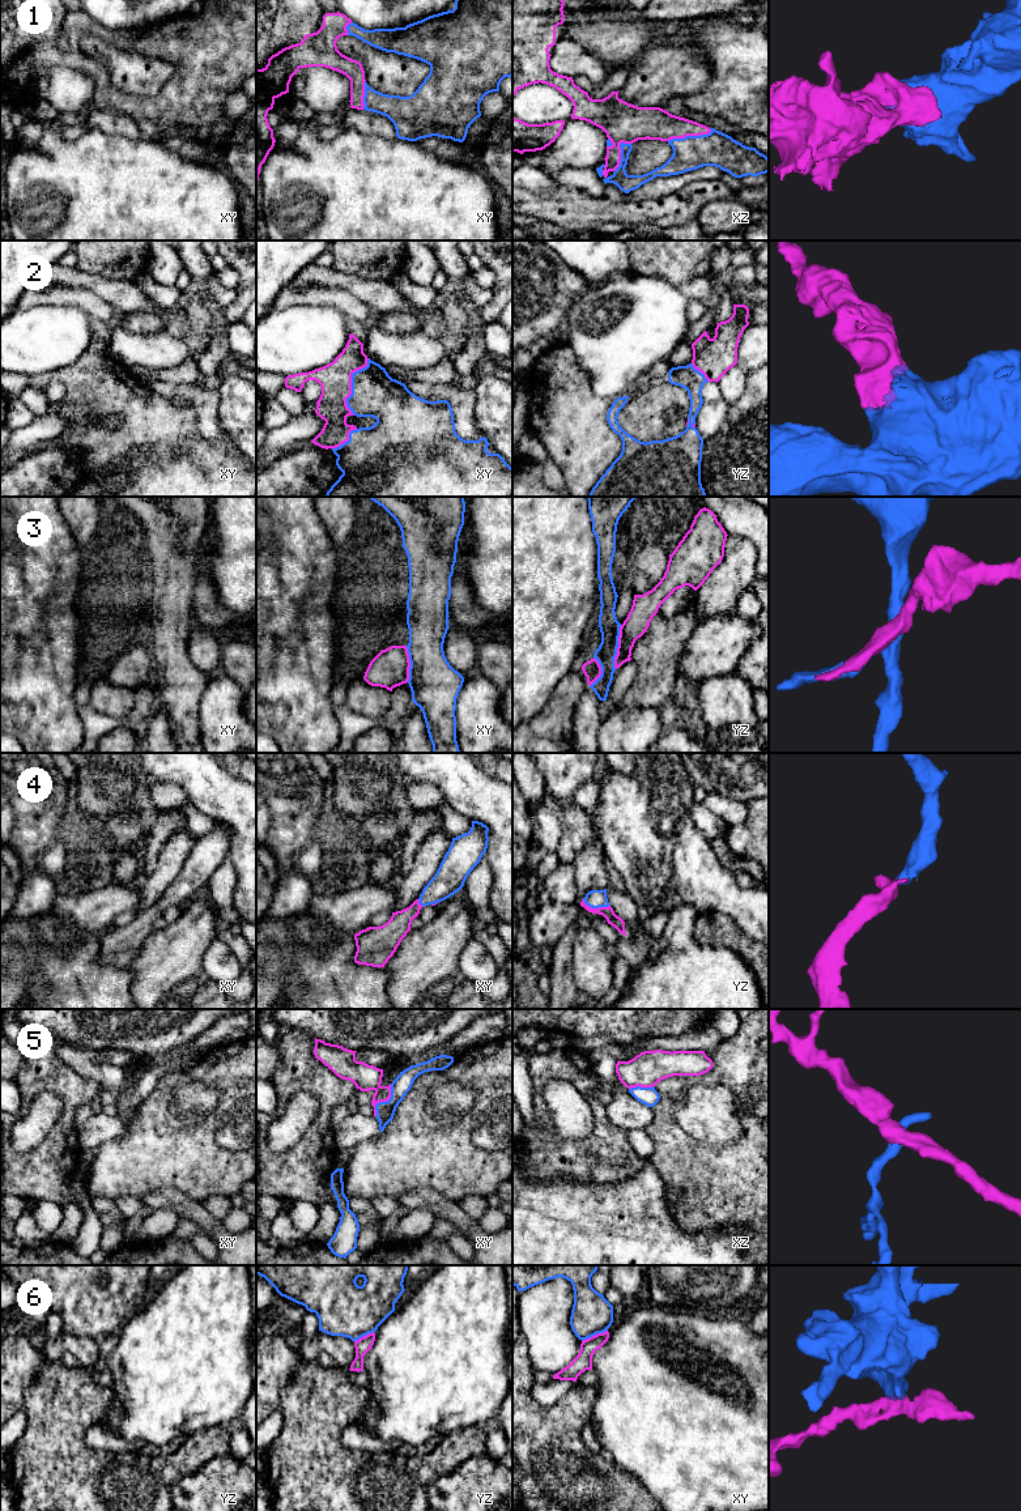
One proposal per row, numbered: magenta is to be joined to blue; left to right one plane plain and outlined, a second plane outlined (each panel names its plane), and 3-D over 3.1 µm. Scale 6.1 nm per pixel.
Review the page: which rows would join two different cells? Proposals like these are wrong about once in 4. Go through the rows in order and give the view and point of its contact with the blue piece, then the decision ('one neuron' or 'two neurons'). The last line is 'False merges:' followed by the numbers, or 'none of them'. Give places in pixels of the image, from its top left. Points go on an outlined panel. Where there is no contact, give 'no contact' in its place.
1: contact xz (689, 136); one neuron
2: contact xy (352, 384); one neuron
3: contact yz (617, 646); two neurons
4: contact yz (596, 907); one neuron
5: contact xy (383, 1102); two neurons
6: contact xy (594, 1335); two neurons
False merges: 3, 5, 6

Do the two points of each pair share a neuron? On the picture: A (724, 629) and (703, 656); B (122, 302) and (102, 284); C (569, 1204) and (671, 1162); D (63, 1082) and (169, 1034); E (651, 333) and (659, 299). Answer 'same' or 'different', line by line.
A: same
B: same
C: different
D: different
E: same

